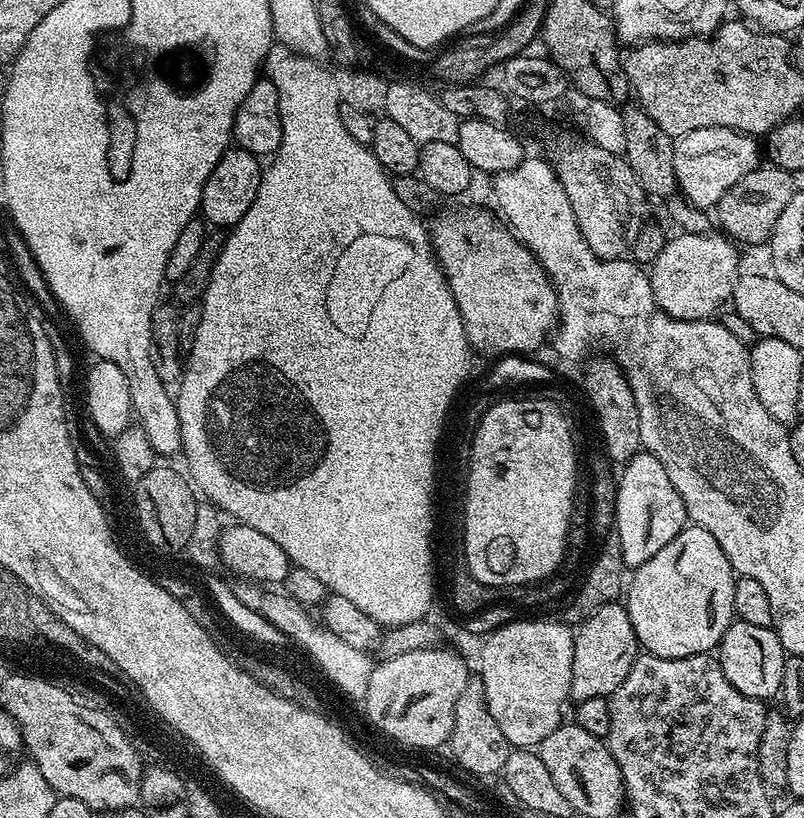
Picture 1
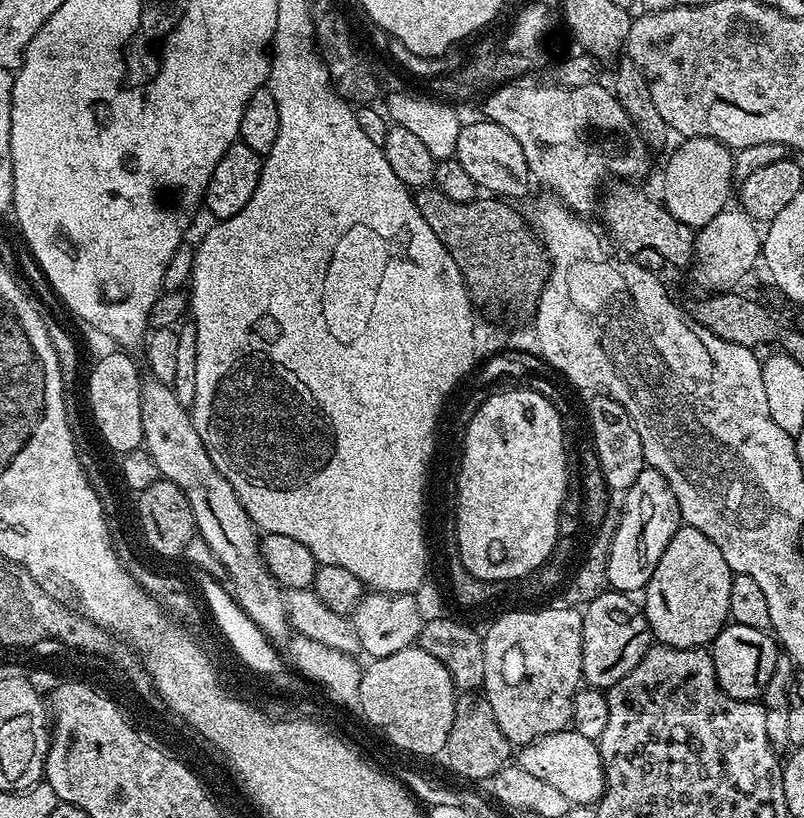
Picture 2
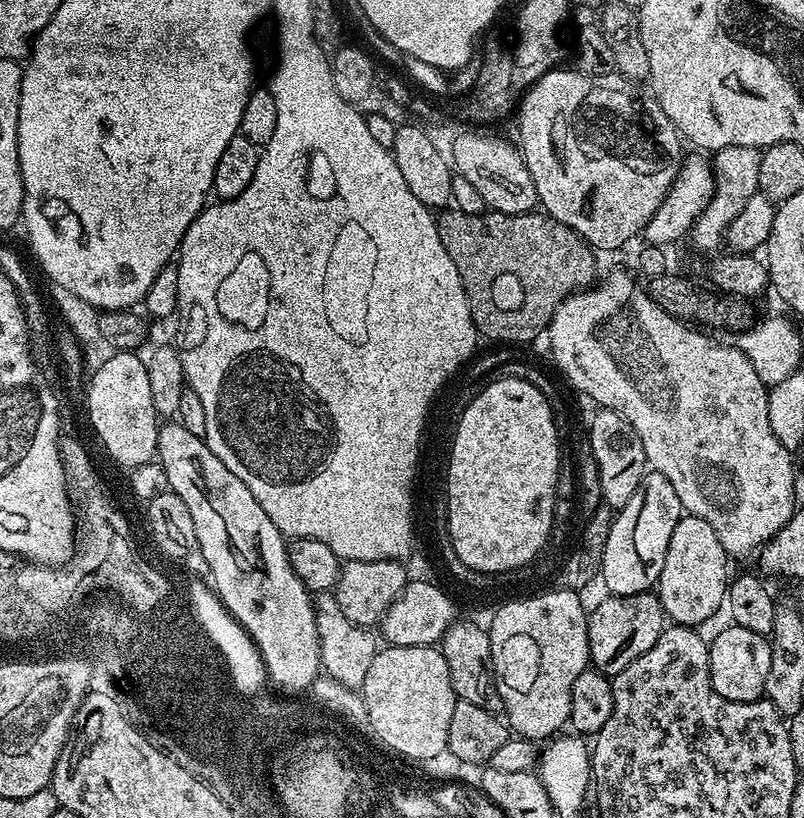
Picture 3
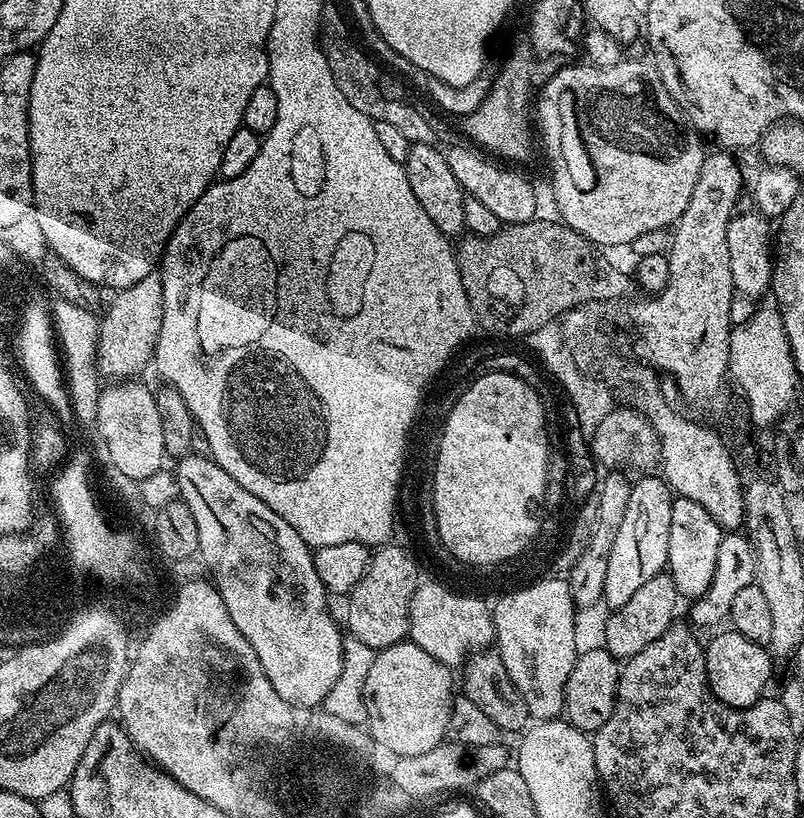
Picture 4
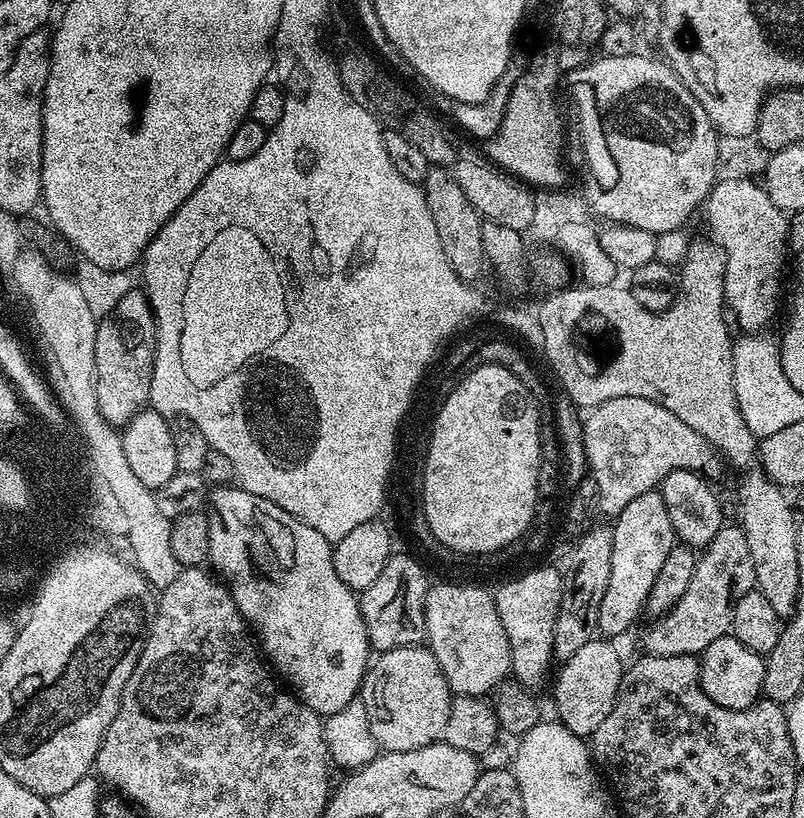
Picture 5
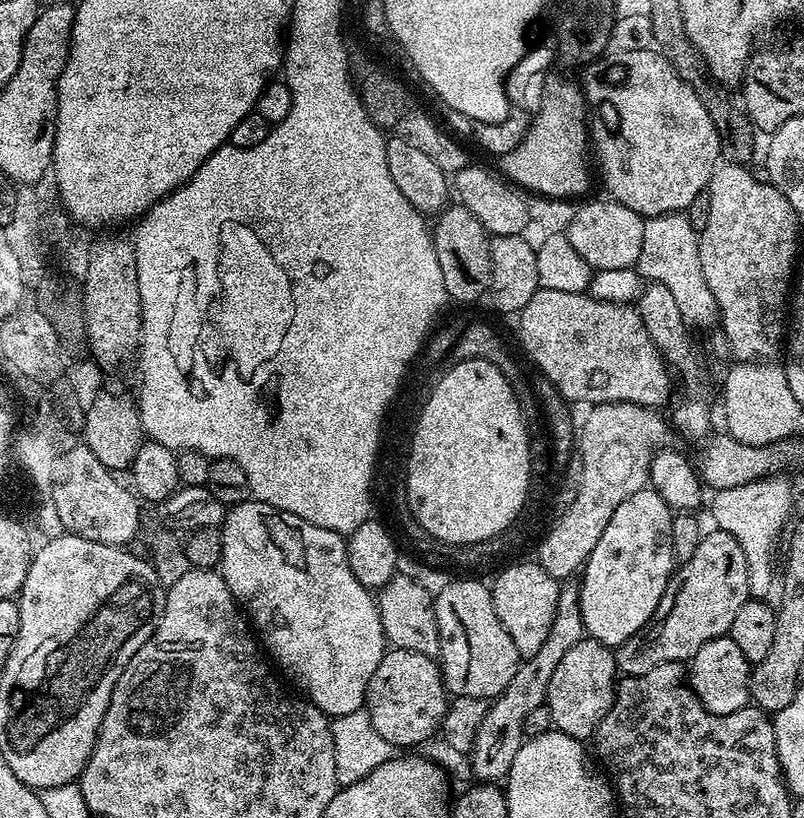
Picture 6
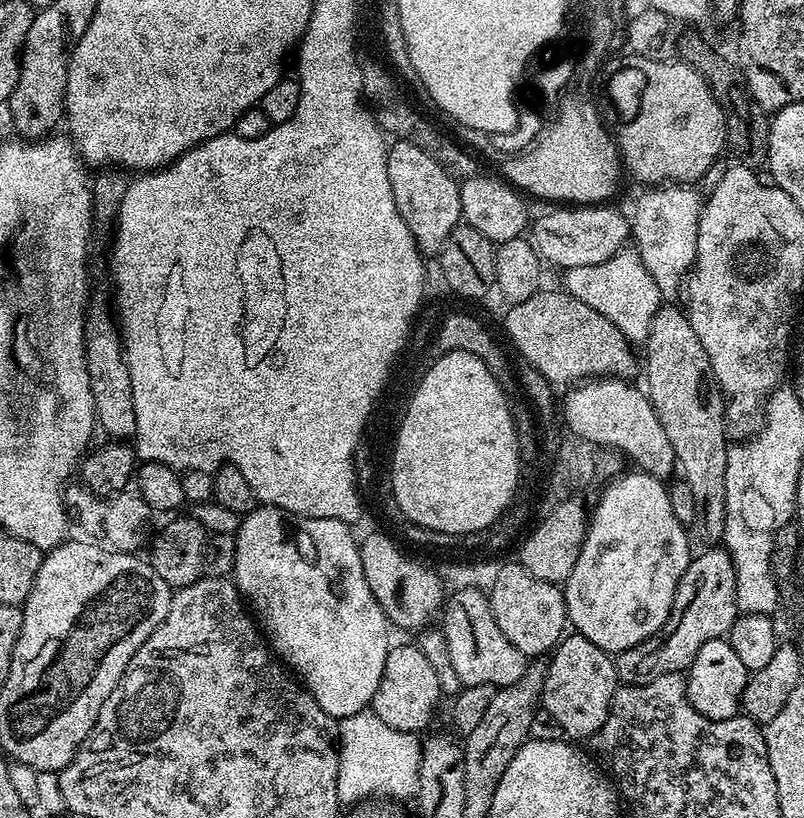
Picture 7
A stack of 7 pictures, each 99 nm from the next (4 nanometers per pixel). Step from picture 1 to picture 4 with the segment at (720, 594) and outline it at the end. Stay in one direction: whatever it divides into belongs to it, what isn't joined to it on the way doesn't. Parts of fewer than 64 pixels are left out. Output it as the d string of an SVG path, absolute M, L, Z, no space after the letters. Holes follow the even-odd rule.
M676 496L670 510L670 550L666 571L672 577L677 593L681 597L695 598L706 594L714 578L714 566L718 562L718 546L725 533L720 524L714 522L710 510L694 502L694 498Z

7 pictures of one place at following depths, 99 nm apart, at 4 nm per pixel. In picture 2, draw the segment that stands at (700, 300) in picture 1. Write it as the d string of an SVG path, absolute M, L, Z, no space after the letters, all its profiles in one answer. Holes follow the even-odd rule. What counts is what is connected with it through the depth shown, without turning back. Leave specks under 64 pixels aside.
M743 210L719 212L706 226L696 232L694 269L696 280L709 293L732 290L736 283L751 270L762 256L762 232L757 221L750 219Z

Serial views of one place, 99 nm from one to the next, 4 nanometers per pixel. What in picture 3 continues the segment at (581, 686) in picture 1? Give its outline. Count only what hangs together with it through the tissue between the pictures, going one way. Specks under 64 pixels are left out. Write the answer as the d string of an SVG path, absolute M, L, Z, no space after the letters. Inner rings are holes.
M655 591L639 592L629 596L605 595L605 600L588 612L588 658L591 667L606 677L614 677L634 658L646 654L664 633L666 617Z

